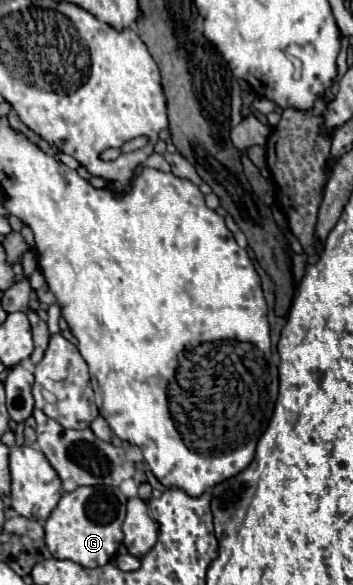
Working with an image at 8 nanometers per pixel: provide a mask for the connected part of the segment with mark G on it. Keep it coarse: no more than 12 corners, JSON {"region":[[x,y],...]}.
{"region":[[109,487],[65,493],[45,523],[55,559],[107,565],[125,505]]}

